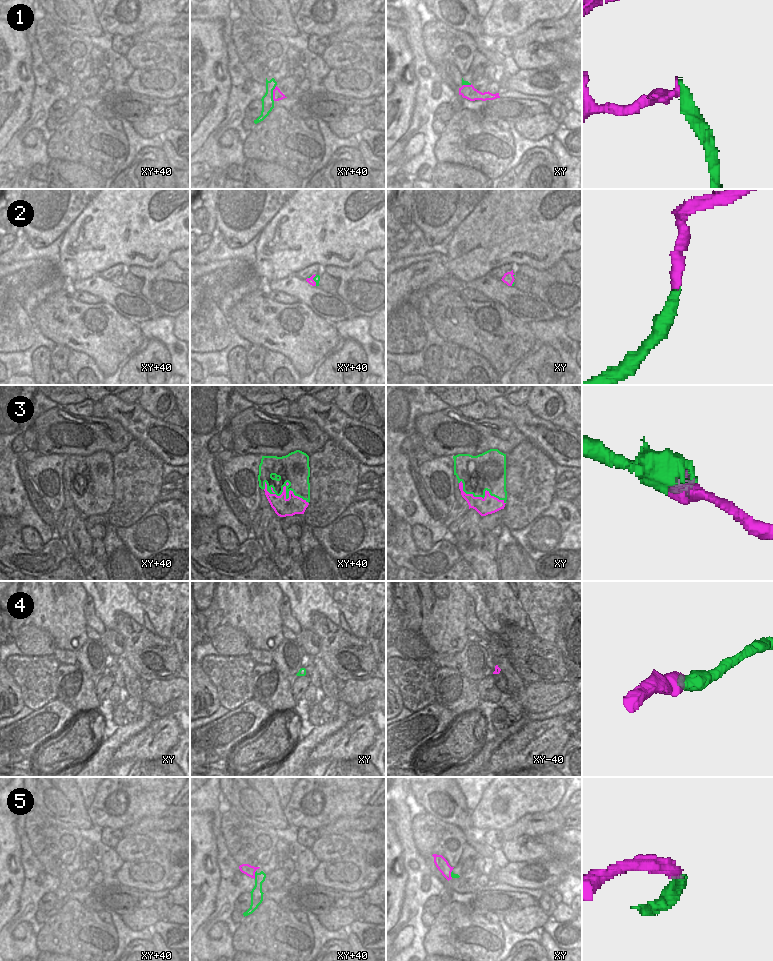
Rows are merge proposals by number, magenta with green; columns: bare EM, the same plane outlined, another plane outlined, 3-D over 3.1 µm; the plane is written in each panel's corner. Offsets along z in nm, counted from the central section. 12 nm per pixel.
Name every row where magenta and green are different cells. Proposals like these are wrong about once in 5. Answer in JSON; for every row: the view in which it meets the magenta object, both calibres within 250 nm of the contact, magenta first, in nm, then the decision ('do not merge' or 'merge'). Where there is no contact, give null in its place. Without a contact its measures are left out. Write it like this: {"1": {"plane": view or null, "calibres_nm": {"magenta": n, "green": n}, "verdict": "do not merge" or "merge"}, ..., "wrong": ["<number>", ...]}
{"1": {"plane": "xy+40", "calibres_nm": {"magenta": 120, "green": 150}, "verdict": "do not merge"}, "2": {"plane": "xy+40", "calibres_nm": {"magenta": 80, "green": 70}, "verdict": "merge"}, "3": {"plane": "xy+40", "calibres_nm": {"magenta": 220, "green": 300}, "verdict": "merge"}, "4": {"plane": null, "verdict": "merge"}, "5": {"plane": "xy+40", "calibres_nm": {"magenta": 130, "green": 140}, "verdict": "merge"}, "wrong": ["1"]}

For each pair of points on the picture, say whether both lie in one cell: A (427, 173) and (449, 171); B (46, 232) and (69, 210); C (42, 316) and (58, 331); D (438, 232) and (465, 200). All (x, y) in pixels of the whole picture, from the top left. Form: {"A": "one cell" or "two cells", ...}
{"A": "two cells", "B": "one cell", "C": "one cell", "D": "one cell"}

